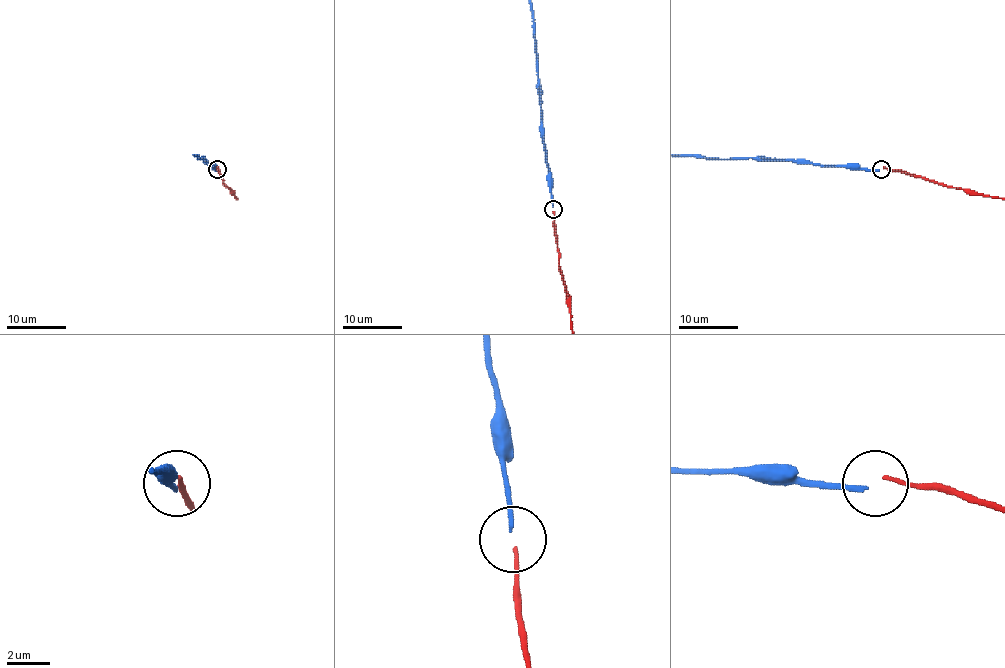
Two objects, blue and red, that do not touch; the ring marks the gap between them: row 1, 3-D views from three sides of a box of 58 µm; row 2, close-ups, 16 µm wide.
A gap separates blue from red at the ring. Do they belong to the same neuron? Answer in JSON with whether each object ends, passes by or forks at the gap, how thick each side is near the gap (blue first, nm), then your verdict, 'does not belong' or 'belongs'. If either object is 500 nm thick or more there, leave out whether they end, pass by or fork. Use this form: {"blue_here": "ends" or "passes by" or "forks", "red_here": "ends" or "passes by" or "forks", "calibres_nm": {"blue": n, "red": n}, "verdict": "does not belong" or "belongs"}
{"blue_here": "ends", "red_here": "ends", "calibres_nm": {"blue": 200, "red": 170}, "verdict": "does not belong"}

